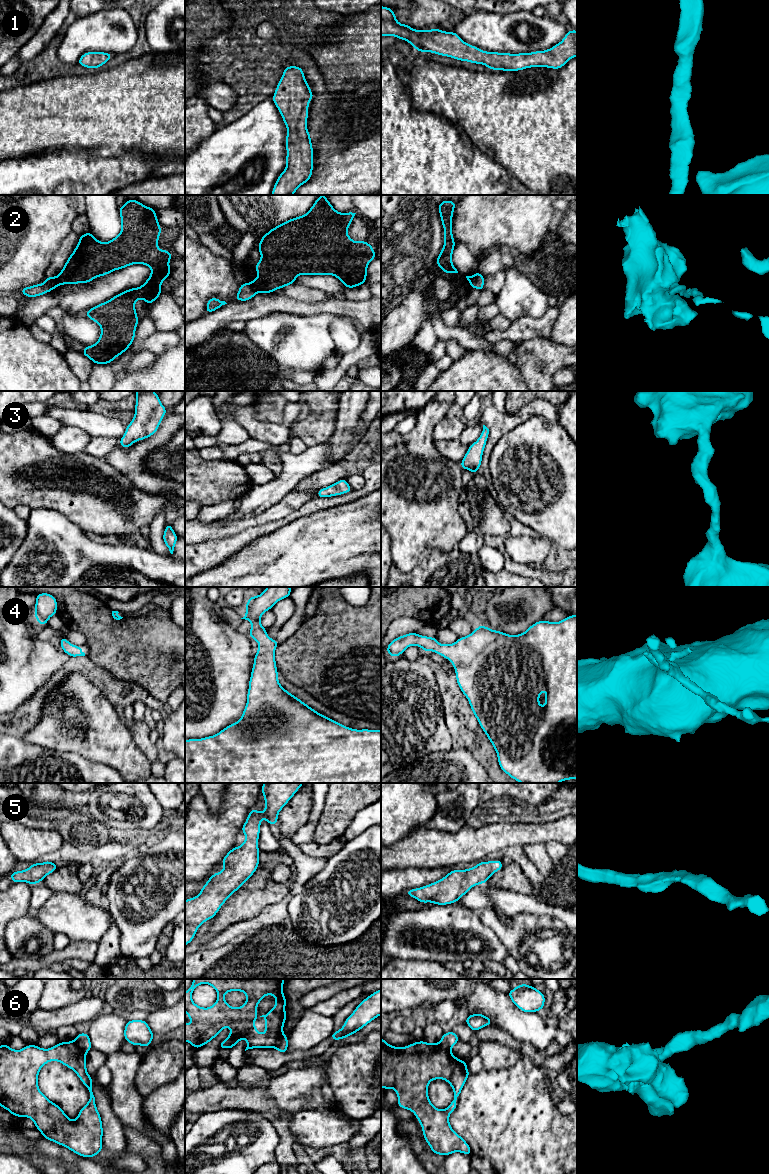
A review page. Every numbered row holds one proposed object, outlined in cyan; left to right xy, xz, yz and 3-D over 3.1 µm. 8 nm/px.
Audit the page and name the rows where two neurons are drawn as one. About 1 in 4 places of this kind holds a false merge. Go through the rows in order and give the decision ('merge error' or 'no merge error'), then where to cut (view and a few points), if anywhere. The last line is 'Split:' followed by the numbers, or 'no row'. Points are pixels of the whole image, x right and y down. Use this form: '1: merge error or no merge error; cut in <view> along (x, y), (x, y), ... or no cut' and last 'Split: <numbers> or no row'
1: no merge error; no cut
2: merge error; cut in xz along (250, 283), (257, 292)
3: no merge error; no cut
4: no merge error; no cut
5: no merge error; no cut
6: merge error; cut in xy along (74, 1040), (85, 1053)
Split: 2, 6

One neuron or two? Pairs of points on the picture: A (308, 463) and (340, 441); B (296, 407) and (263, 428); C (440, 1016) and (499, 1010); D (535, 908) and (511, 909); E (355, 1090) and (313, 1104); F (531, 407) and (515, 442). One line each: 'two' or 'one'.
A: two
B: one
C: two
D: one
E: two
F: two

